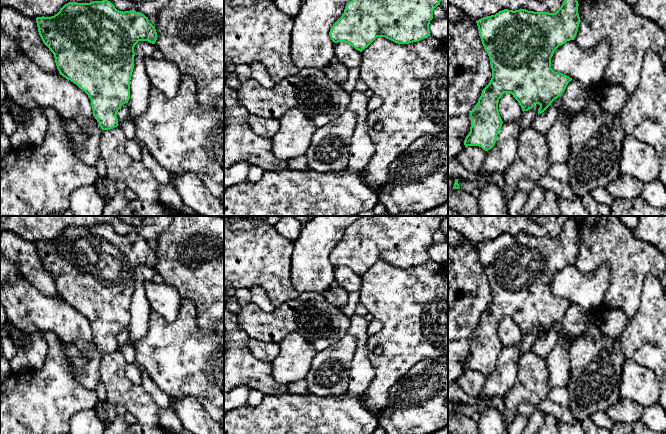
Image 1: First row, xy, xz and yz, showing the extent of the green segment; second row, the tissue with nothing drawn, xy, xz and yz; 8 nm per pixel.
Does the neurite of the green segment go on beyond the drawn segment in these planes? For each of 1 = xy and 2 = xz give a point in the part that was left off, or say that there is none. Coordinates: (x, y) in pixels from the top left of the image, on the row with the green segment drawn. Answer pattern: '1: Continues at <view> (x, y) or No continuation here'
1: No continuation here
2: No continuation here

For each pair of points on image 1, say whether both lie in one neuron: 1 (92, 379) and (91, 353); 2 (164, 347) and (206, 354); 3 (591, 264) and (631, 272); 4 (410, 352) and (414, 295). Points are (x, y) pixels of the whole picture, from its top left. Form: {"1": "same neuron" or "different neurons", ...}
{"1": "same neuron", "2": "same neuron", "3": "same neuron", "4": "same neuron"}

